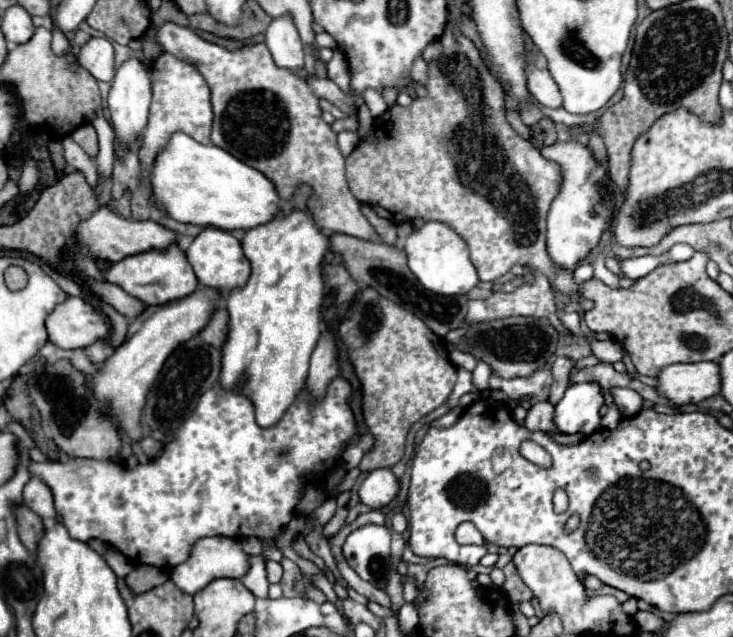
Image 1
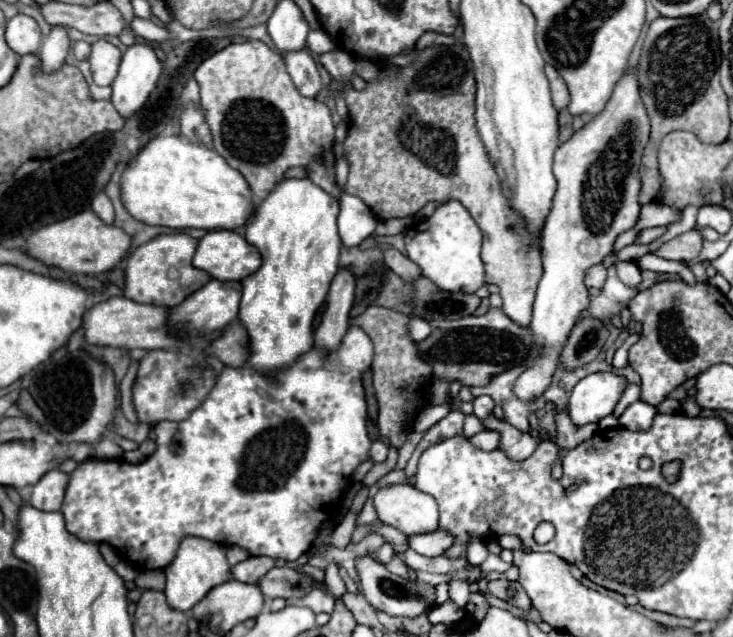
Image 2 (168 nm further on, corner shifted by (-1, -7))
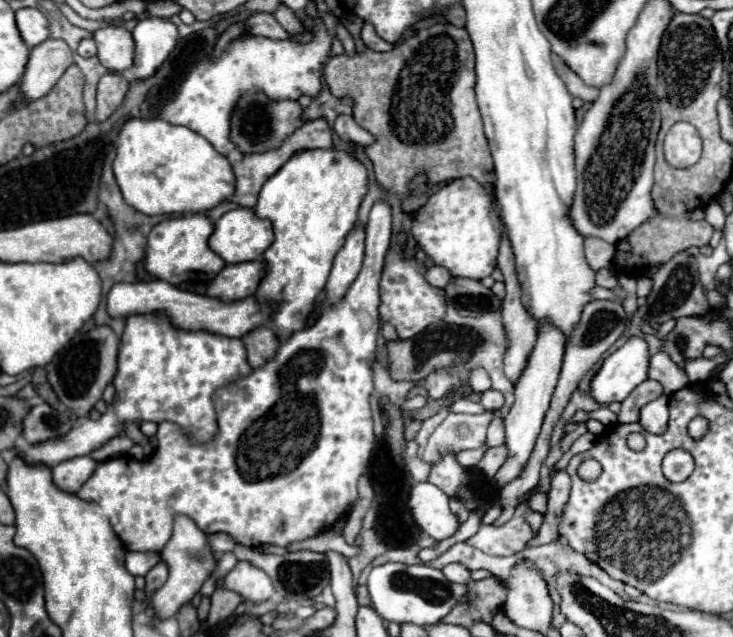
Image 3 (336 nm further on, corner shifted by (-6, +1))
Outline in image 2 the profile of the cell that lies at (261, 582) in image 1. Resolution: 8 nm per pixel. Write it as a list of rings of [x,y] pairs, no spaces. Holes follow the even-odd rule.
[[[250,556],[248,560],[236,564],[232,568],[232,576],[238,580],[238,582],[244,582],[244,584],[254,584],[258,586],[260,580],[264,578],[264,574],[276,566],[276,560],[274,558],[268,558],[268,556]]]

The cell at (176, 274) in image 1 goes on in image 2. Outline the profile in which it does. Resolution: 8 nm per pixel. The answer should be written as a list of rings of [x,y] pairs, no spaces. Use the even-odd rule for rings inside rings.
[[[162,234],[150,240],[148,244],[138,246],[126,262],[124,296],[142,304],[154,304],[164,308],[178,306],[184,298],[188,298],[192,292],[196,292],[210,280],[206,272],[192,268],[194,250],[196,240],[188,234]]]

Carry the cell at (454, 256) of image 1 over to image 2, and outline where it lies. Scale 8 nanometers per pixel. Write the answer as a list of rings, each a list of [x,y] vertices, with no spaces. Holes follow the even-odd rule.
[[[452,200],[448,204],[442,204],[428,220],[416,222],[404,234],[404,238],[406,238],[406,256],[442,292],[474,294],[480,286],[486,284],[484,264],[480,260],[480,246],[482,246],[480,228],[460,202]]]

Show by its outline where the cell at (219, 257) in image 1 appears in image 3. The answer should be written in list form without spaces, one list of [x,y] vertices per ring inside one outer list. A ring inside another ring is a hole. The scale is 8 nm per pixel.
[[[235,208],[215,222],[215,232],[209,240],[209,246],[227,264],[239,264],[261,260],[263,252],[271,246],[271,242],[273,242],[273,224],[269,220],[259,218],[251,208]]]

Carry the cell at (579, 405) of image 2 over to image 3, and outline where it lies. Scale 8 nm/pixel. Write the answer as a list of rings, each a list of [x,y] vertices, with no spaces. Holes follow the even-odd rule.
[[[641,336],[629,340],[605,358],[601,370],[591,380],[591,396],[601,402],[621,402],[629,392],[647,380],[649,372],[649,346]]]

